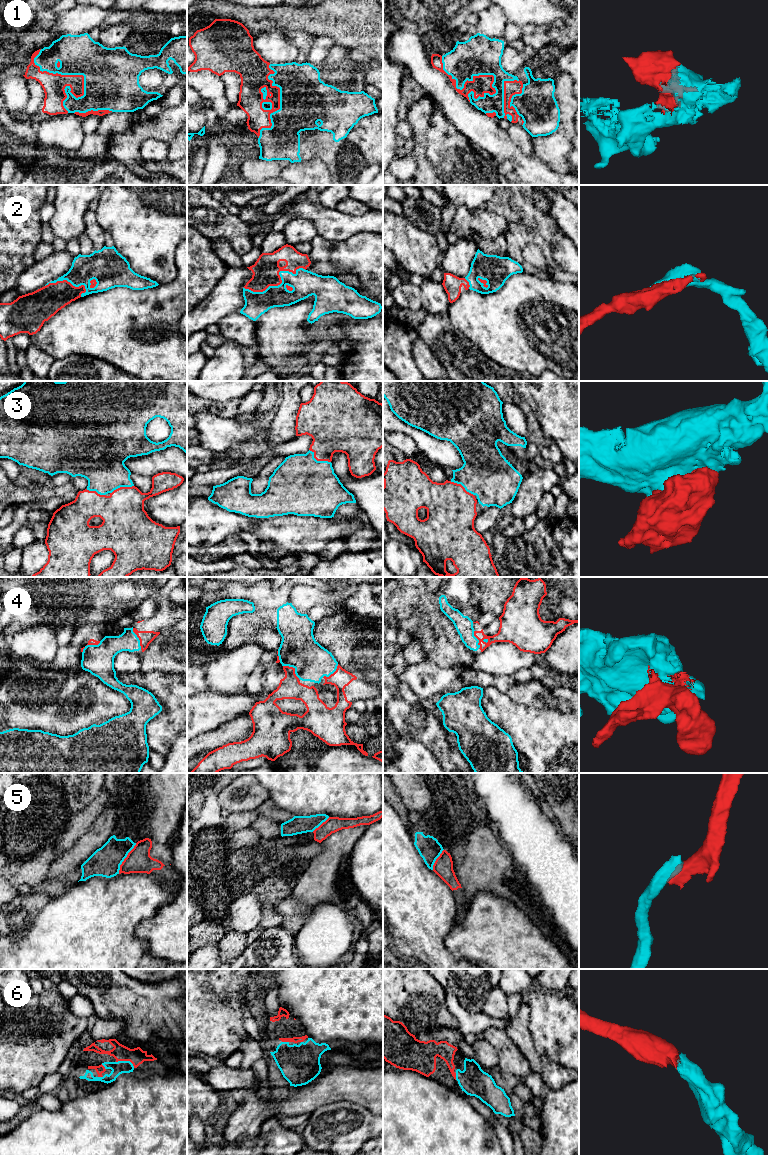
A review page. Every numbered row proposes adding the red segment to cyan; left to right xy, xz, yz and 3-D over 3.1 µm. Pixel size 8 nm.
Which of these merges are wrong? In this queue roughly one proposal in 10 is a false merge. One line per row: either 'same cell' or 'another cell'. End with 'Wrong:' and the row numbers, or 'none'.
1: same cell
2: same cell
3: same cell
4: same cell
5: another cell
6: same cell
Wrong: 5

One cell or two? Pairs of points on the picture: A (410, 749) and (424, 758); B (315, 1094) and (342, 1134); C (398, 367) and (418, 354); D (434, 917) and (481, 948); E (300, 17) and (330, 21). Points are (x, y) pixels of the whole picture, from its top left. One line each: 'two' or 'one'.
A: one
B: two
C: two
D: two
E: one

